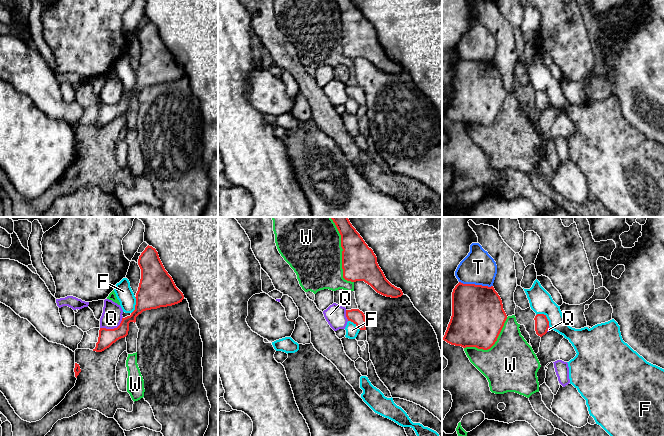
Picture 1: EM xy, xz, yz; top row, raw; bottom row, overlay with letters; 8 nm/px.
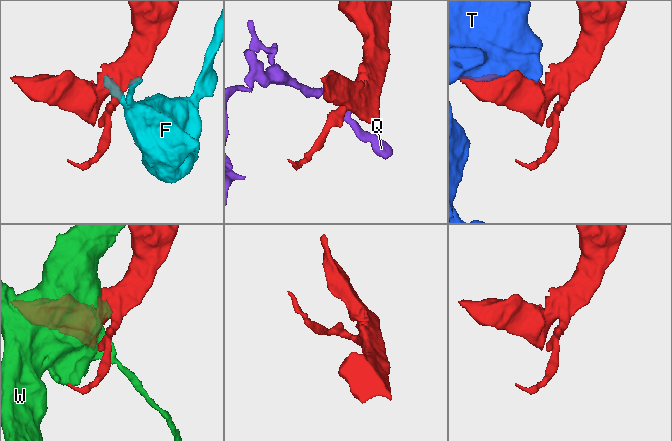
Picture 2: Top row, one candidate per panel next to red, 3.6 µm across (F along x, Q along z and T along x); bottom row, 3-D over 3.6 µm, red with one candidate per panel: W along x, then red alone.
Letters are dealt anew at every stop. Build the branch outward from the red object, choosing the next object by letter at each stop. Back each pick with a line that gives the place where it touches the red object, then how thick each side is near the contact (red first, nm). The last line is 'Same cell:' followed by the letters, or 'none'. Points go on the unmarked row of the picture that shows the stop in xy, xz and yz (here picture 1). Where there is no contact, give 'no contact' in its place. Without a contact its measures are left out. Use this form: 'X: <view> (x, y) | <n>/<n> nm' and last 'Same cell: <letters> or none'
Same cell: none

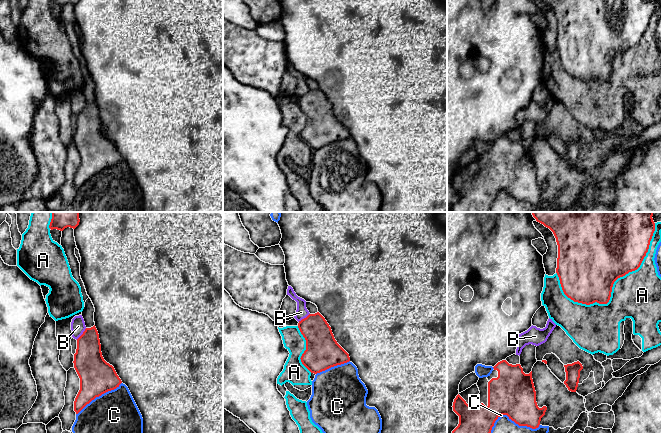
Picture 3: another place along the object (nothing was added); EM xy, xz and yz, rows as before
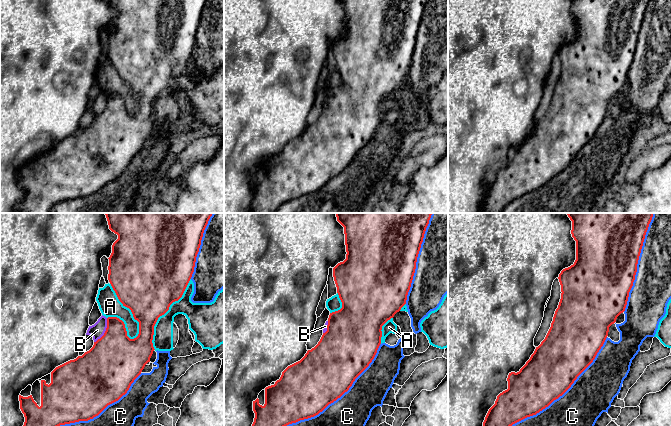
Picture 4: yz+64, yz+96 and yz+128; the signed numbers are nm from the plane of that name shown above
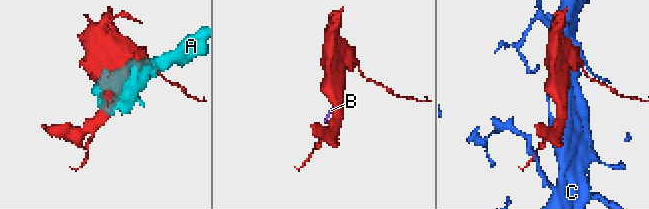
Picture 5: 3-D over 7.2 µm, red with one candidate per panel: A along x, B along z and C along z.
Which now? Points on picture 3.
Same cell: none

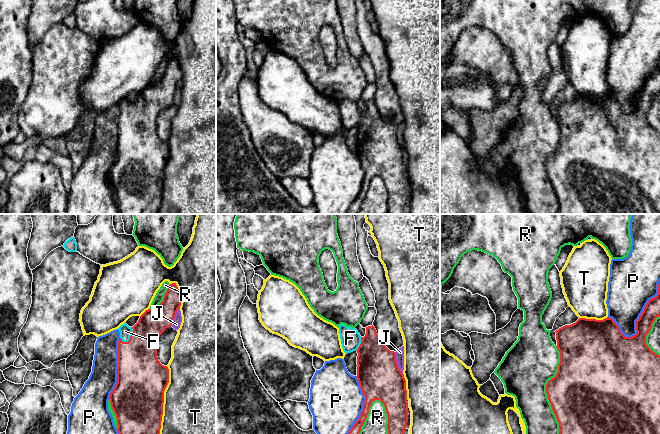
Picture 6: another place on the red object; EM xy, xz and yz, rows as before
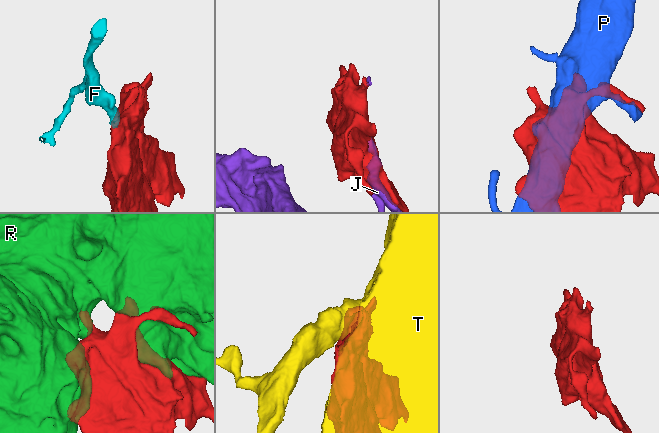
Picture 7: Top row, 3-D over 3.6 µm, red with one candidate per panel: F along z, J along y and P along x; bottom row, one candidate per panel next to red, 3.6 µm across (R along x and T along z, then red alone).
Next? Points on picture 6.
F: xy (130, 112) | 340/100 nm
Same cell: F

